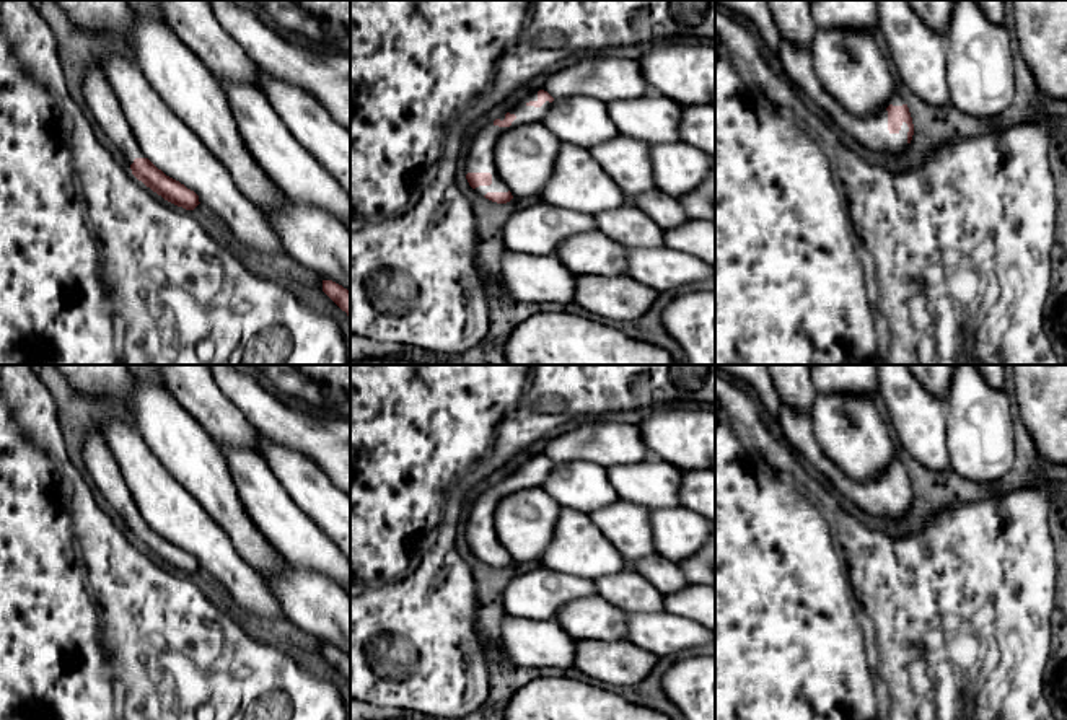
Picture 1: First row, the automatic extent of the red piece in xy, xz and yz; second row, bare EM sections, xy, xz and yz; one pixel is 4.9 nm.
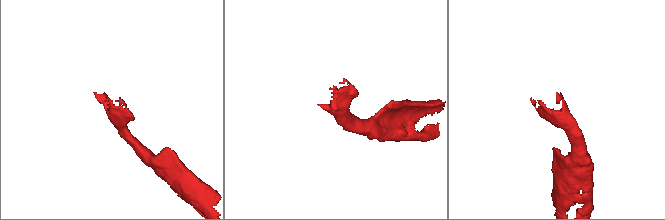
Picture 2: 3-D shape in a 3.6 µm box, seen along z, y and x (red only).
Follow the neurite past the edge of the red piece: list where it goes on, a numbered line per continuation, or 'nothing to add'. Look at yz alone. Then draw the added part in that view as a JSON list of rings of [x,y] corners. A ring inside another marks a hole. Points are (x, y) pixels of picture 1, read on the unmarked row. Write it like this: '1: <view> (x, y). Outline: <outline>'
1: yz (872, 497). Outline: [[[787,404],[780,409],[782,438],[790,448],[811,464],[819,474],[826,476],[836,490],[855,507],[872,516],[906,518],[909,492],[902,487],[898,498],[888,495],[889,469],[902,471],[902,463],[894,458],[886,471],[875,481],[860,482],[844,474],[842,469],[824,453],[813,430],[813,415],[800,415]]]

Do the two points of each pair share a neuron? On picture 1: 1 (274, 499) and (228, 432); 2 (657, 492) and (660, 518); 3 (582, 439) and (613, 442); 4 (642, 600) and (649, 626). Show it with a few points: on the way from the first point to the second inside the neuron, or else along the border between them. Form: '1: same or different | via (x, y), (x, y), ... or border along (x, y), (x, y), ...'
1: different | border along (219, 443), (228, 448), (250, 448), (261, 456)
2: different | border along (680, 505), (650, 510)
3: same | via (590, 440), (605, 442)
4: different | border along (663, 610), (626, 613)

